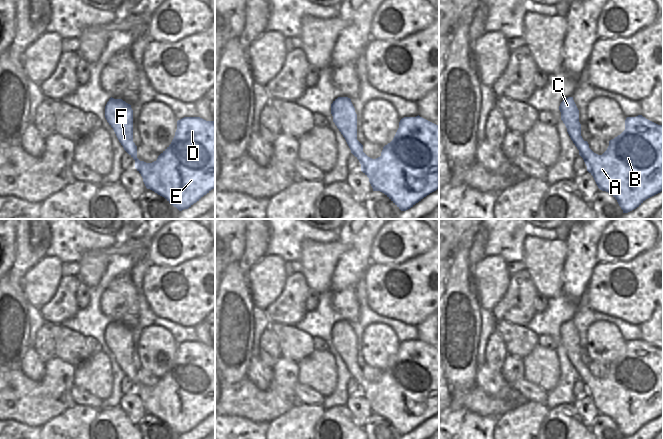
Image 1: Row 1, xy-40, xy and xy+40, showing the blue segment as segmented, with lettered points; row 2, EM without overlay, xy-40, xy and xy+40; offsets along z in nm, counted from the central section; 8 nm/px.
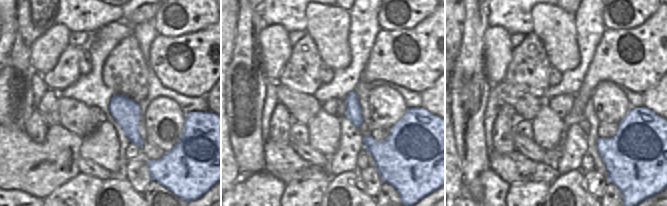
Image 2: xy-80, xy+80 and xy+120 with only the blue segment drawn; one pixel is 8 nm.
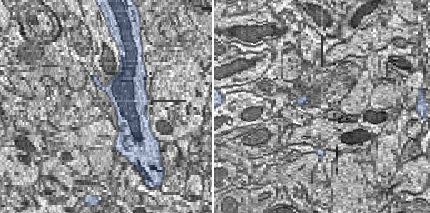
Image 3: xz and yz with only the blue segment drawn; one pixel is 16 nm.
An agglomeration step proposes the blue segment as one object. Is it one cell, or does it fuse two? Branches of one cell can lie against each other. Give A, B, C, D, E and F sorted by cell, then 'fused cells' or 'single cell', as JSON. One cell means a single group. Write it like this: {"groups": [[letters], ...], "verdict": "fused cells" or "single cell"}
{"groups": [["A", "B", "C", "D", "E", "F"]], "verdict": "single cell"}

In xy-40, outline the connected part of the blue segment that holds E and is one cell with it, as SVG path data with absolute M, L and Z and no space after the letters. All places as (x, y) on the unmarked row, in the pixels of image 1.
M110 322L105 330L105 342L113 352L124 374L135 384L147 413L164 421L179 435L188 433L215 412L215 346L200 341L184 341L177 345L177 354L171 368L152 387L137 382L133 366L133 334L122 323Z

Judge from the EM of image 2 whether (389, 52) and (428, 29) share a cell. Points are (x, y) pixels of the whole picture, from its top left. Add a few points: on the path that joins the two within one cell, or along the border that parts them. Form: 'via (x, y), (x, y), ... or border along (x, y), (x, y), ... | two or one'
via (391, 39), (393, 36), (404, 31), (415, 32) | one

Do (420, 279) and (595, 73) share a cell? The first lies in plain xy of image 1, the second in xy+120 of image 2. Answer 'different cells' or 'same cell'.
same cell

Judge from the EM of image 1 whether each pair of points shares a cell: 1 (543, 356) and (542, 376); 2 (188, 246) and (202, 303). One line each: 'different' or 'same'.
1: same
2: different

